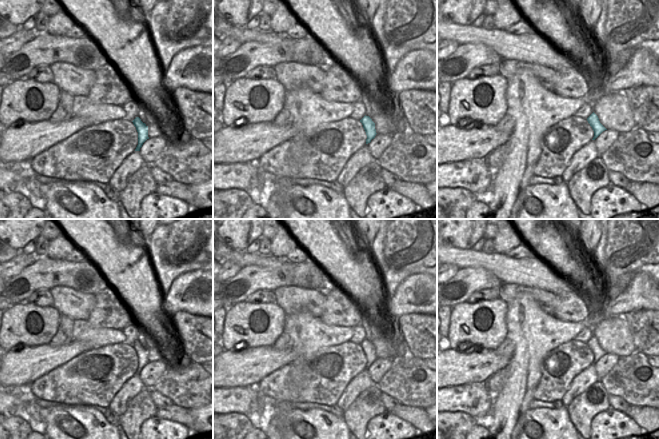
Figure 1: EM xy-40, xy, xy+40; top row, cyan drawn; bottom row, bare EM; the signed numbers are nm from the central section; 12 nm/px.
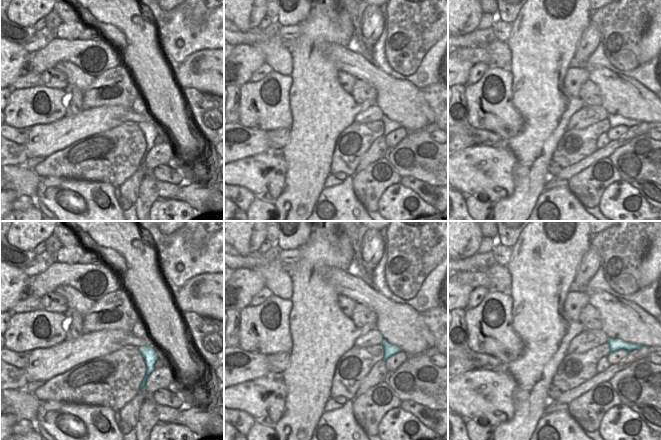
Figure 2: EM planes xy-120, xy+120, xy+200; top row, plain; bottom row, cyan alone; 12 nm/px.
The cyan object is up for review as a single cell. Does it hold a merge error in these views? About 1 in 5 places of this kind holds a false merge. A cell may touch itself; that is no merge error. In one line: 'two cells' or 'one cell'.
one cell

